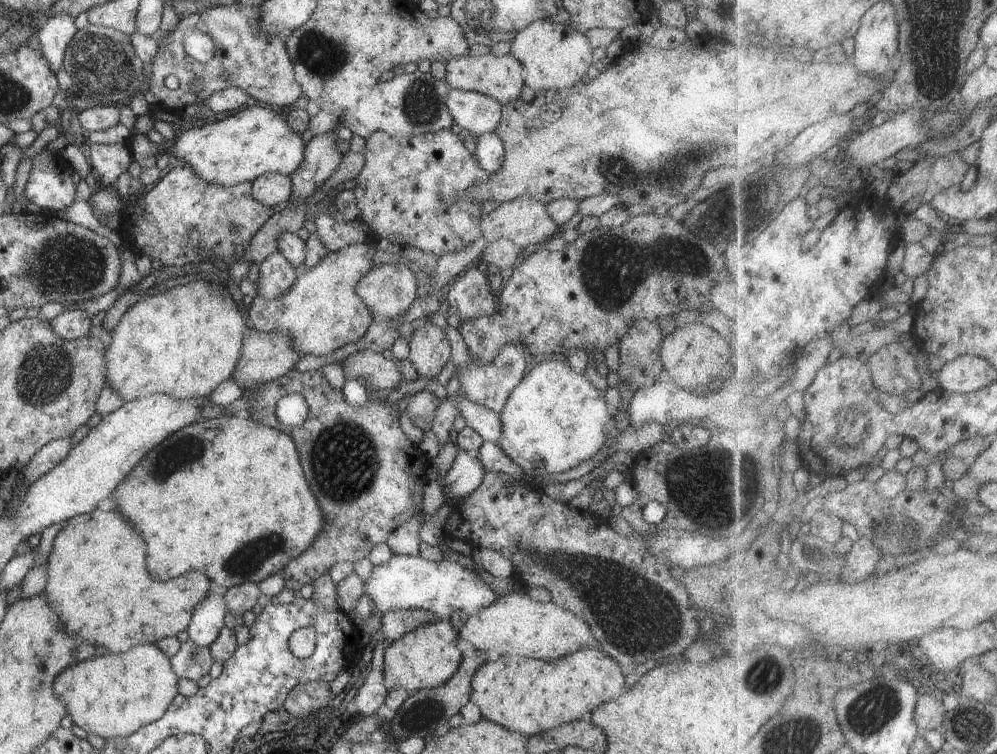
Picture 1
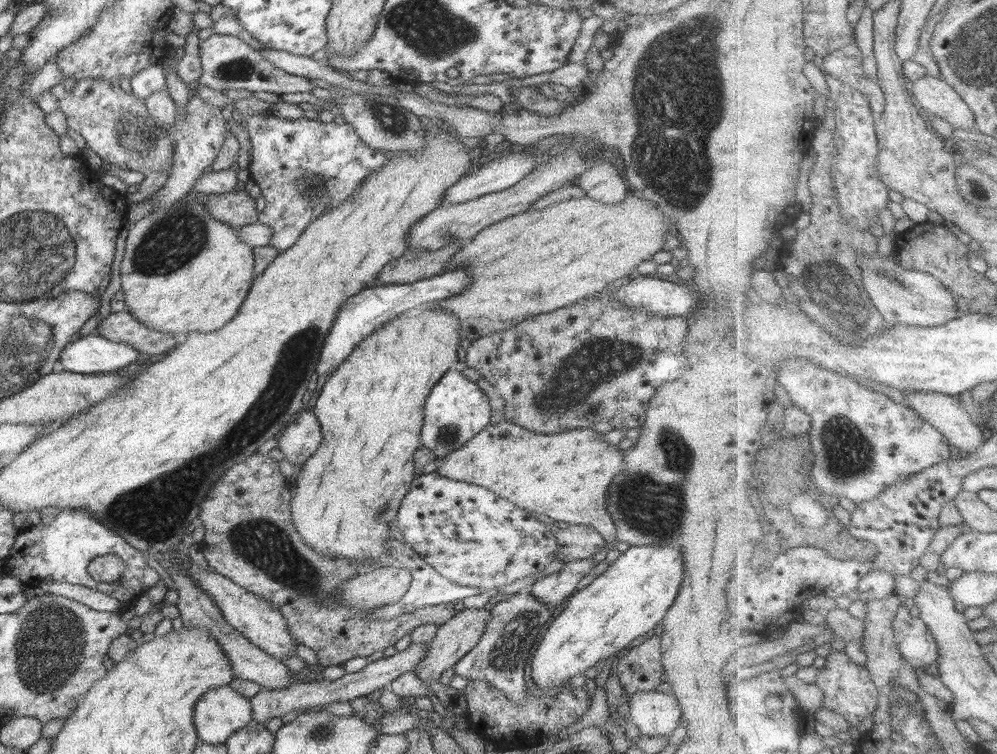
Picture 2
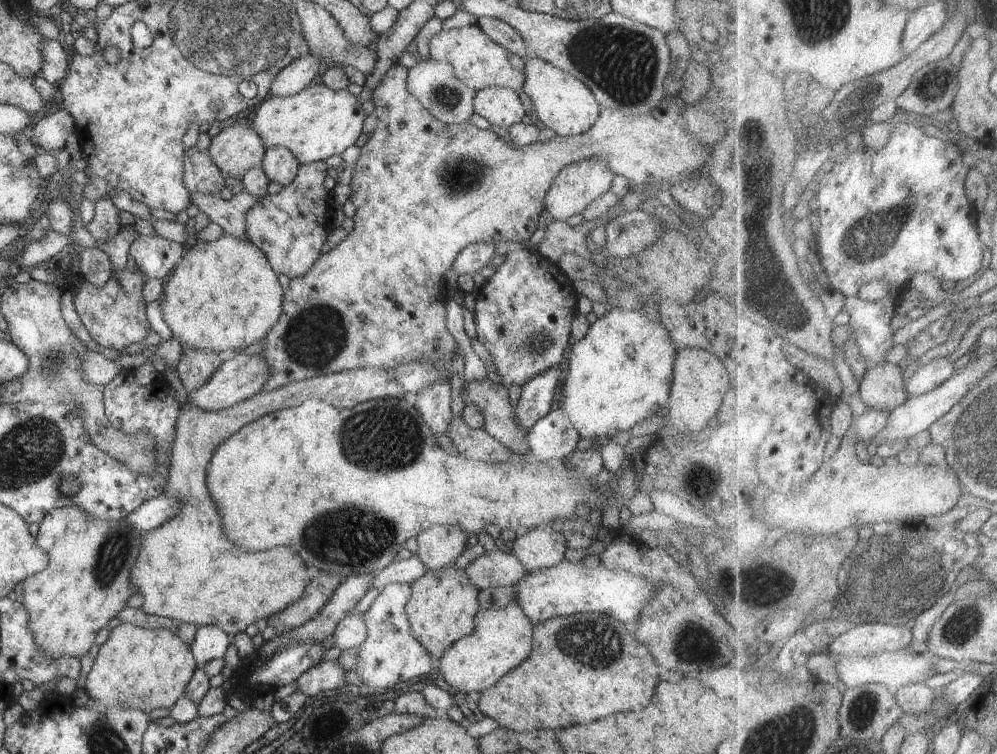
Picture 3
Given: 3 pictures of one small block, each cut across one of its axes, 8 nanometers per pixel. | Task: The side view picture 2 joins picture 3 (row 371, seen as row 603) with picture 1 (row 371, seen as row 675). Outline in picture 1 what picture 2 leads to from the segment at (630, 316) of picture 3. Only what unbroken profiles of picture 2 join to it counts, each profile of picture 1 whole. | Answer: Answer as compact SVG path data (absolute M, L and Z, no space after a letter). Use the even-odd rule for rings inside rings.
M557 356L539 359L530 374L520 380L512 390L501 412L502 436L498 446L506 456L522 468L526 474L534 472L540 476L560 474L592 458L606 442L606 424L612 416L609 405L604 400L604 385L591 375L572 370L566 359Z

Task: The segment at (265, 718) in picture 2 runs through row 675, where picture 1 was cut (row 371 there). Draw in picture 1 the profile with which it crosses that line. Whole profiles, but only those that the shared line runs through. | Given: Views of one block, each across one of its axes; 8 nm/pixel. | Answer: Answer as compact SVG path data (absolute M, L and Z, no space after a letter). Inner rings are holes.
M364 349L348 355L339 362L347 380L359 380L368 388L393 388L403 382L404 376L395 360L388 354Z

